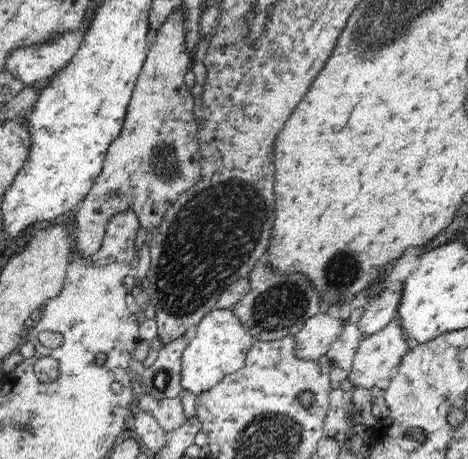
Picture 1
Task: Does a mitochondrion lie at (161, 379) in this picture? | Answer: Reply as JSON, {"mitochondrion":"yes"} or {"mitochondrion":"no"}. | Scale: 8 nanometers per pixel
{"mitochondrion":"yes"}

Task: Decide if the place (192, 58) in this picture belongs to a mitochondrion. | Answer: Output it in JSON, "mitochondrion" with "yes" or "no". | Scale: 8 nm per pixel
{"mitochondrion":"no"}

